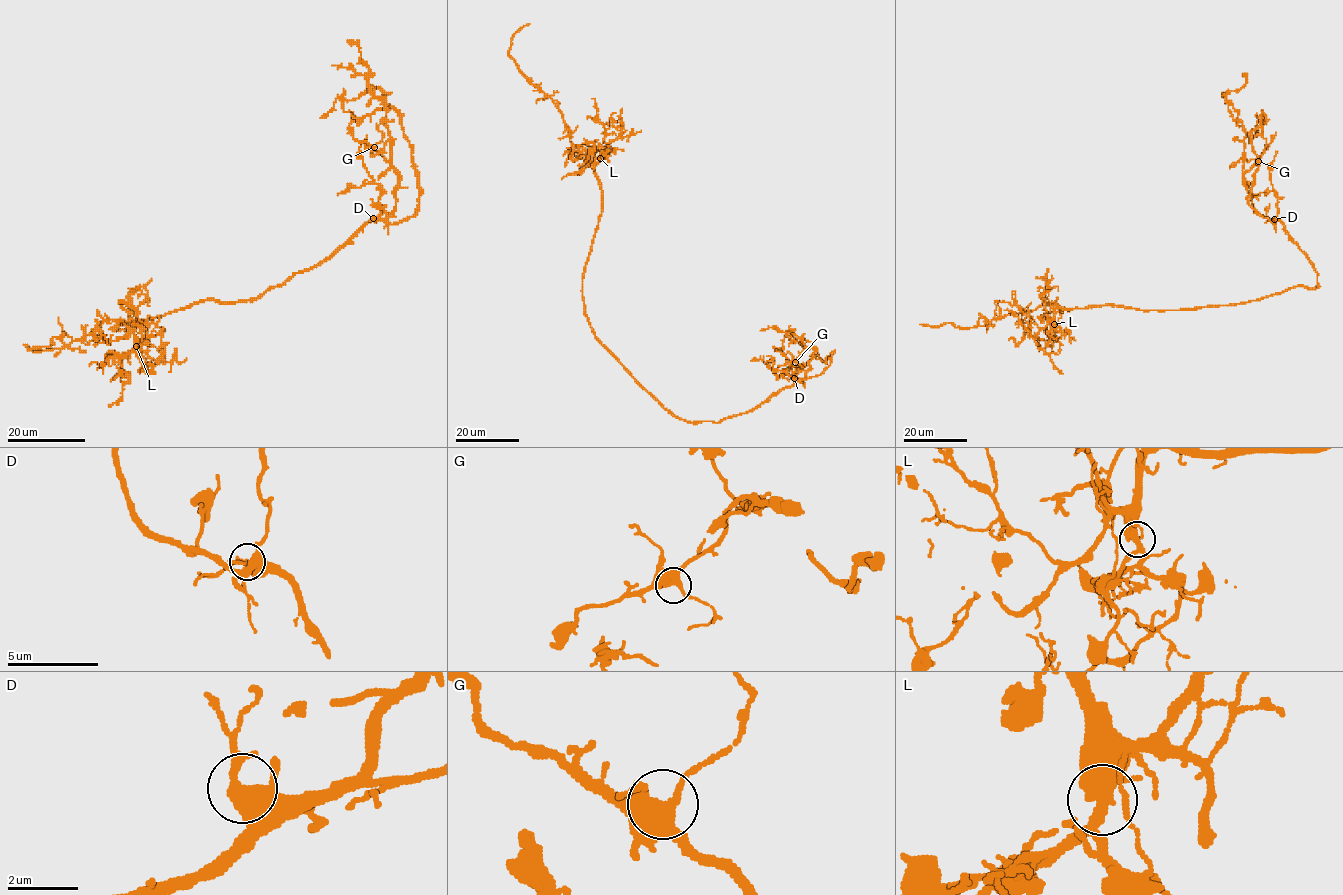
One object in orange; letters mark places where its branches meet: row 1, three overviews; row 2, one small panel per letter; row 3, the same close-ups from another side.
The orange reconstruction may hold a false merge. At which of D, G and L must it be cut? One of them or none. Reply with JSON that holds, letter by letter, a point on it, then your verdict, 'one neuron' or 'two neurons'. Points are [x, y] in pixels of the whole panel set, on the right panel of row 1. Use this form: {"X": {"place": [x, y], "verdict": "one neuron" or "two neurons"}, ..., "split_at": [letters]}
{"D": {"place": [1274, 219], "verdict": "one neuron"}, "G": {"place": [1258, 161], "verdict": "one neuron"}, "L": {"place": [1054, 324], "verdict": "one neuron"}, "split_at": []}

